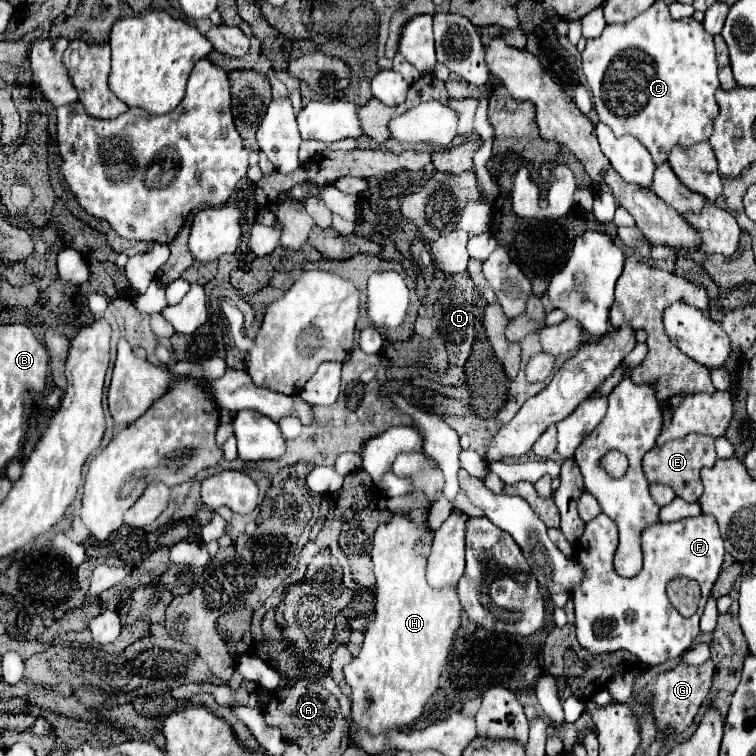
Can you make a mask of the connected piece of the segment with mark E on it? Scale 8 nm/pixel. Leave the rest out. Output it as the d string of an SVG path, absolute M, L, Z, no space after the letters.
M690 434L686 438L676 438L668 440L664 446L652 448L644 456L644 474L648 482L660 482L668 484L674 488L676 496L688 500L688 502L698 502L702 494L702 482L700 482L700 470L704 466L712 466L716 462L716 450L714 450L714 438L704 436L704 434Z

